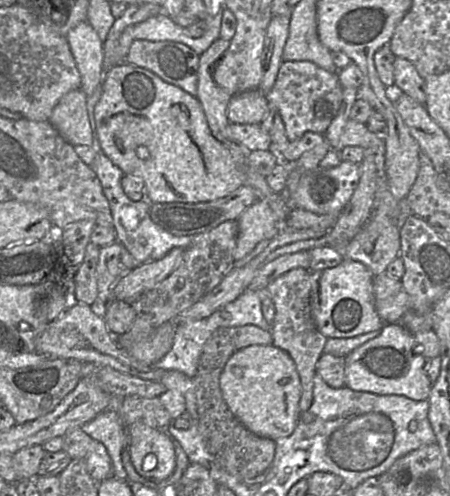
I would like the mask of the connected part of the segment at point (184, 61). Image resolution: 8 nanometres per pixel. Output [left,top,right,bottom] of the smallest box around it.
[125,40,199,97]

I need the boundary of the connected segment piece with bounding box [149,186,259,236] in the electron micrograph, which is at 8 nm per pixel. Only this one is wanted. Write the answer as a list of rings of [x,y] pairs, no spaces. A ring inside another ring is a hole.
[[[242,186],[229,195],[214,201],[199,203],[151,203],[149,215],[161,229],[176,235],[188,236],[209,232],[226,221],[237,221],[240,215],[255,202],[259,201],[255,189]]]

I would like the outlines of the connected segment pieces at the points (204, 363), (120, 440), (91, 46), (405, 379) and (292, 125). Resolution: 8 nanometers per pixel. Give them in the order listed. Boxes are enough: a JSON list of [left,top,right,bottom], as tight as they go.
[[192,325,275,480],[81,411,129,479],[66,22,104,95],[345,324,432,401],[267,61,343,141]]

